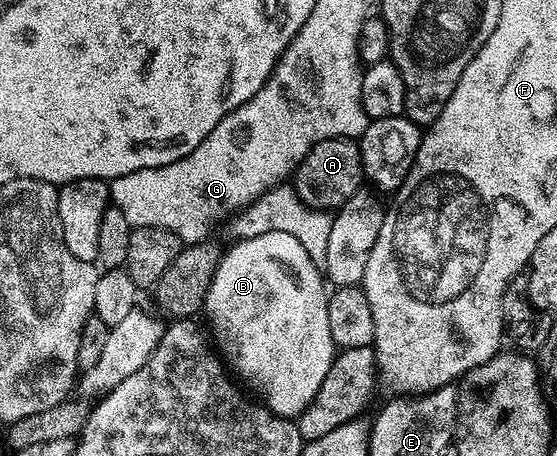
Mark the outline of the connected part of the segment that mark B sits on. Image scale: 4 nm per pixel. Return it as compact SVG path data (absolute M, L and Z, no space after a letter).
M270 230L261 236L238 239L238 241L231 245L235 246L230 247L228 245L219 258L219 263L213 272L213 278L207 288L207 295L203 298L201 310L204 315L207 313L207 322L211 325L211 330L209 329L210 337L217 347L218 353L221 355L222 361L234 371L237 378L237 373L239 373L240 379L238 378L238 381L248 391L255 390L256 395L254 394L254 397L262 405L282 418L298 419L299 414L305 412L305 408L309 406L313 400L313 396L317 394L317 388L321 386L321 380L325 380L325 372L329 372L329 368L337 353L337 347L333 340L333 332L329 330L329 308L327 307L329 290L327 286L326 288L323 287L323 284L325 285L324 271L321 269L320 263L315 262L313 256L309 256L309 252L305 252L301 240L289 236L289 232Z

